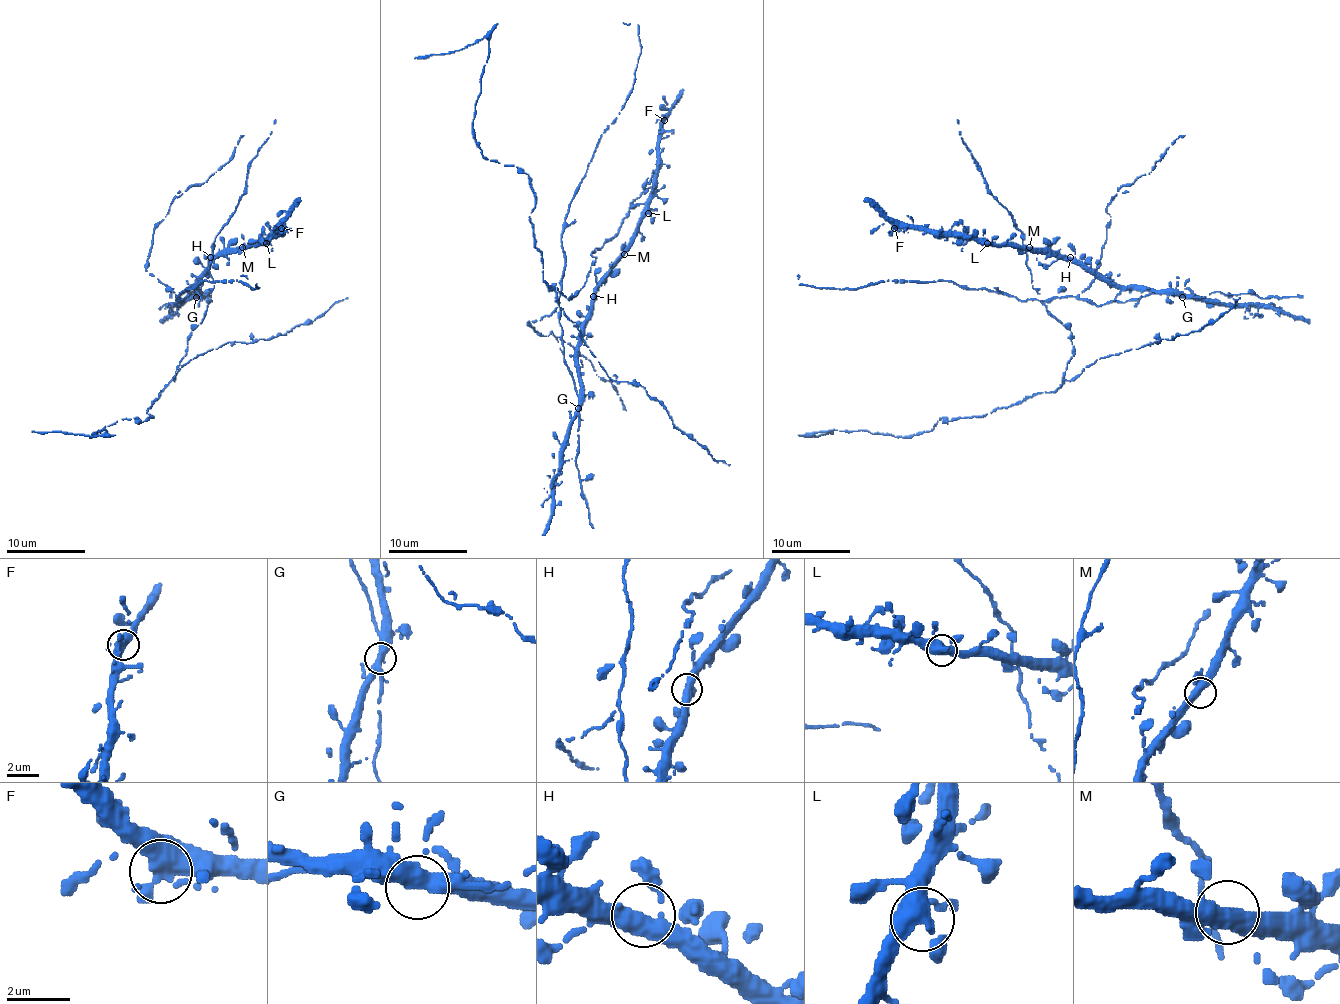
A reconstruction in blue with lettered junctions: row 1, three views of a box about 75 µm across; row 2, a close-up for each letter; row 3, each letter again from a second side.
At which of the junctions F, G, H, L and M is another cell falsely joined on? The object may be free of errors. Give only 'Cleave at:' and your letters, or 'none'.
Cleave at: none

